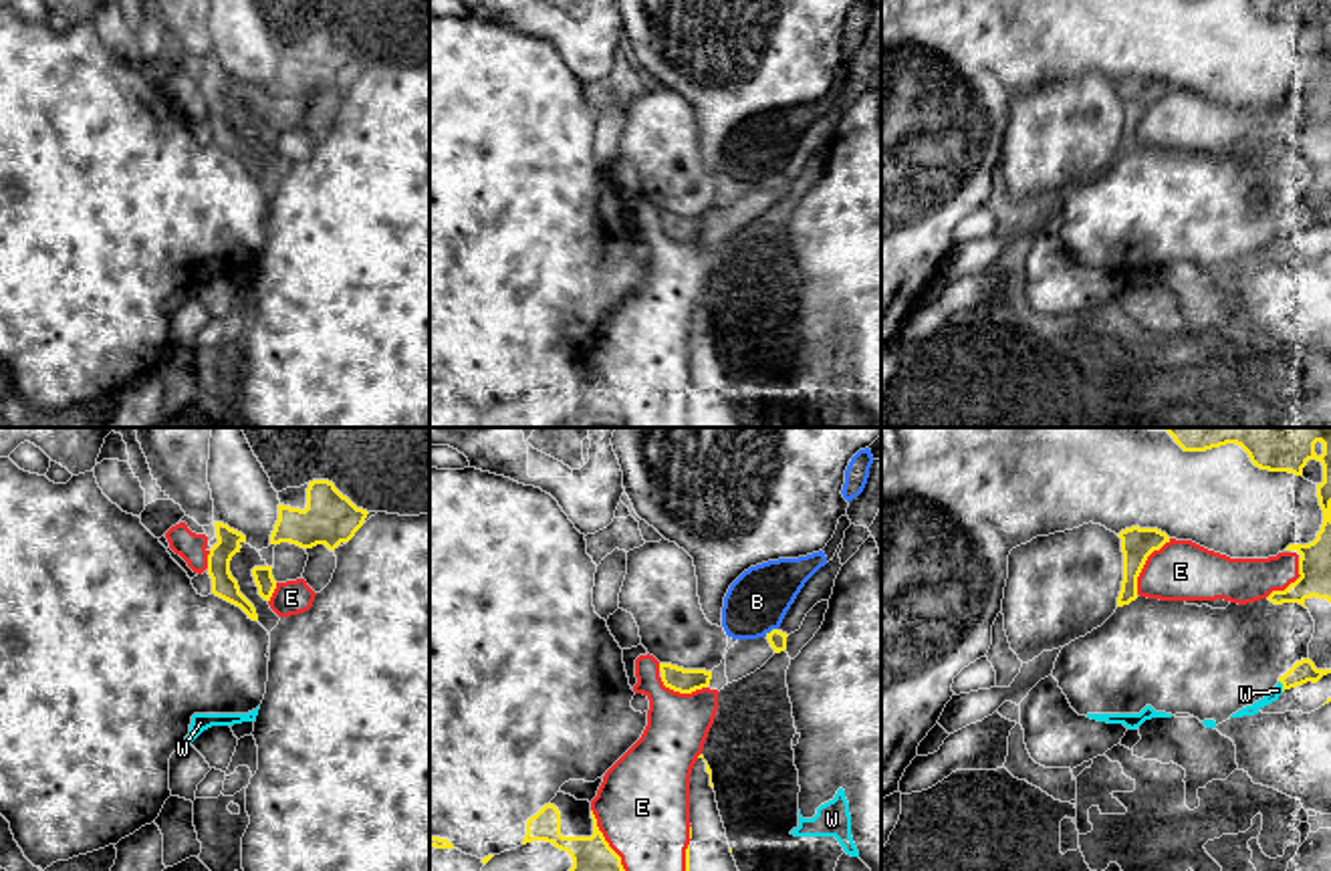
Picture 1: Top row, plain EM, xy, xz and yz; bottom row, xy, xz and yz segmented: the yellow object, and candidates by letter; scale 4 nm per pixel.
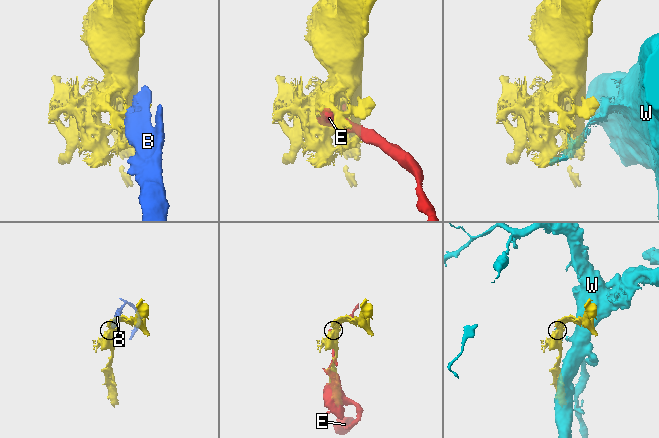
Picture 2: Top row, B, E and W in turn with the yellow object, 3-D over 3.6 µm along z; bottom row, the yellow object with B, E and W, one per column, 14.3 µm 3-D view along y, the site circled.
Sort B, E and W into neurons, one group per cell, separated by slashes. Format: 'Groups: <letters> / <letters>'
Groups: B / E / W

